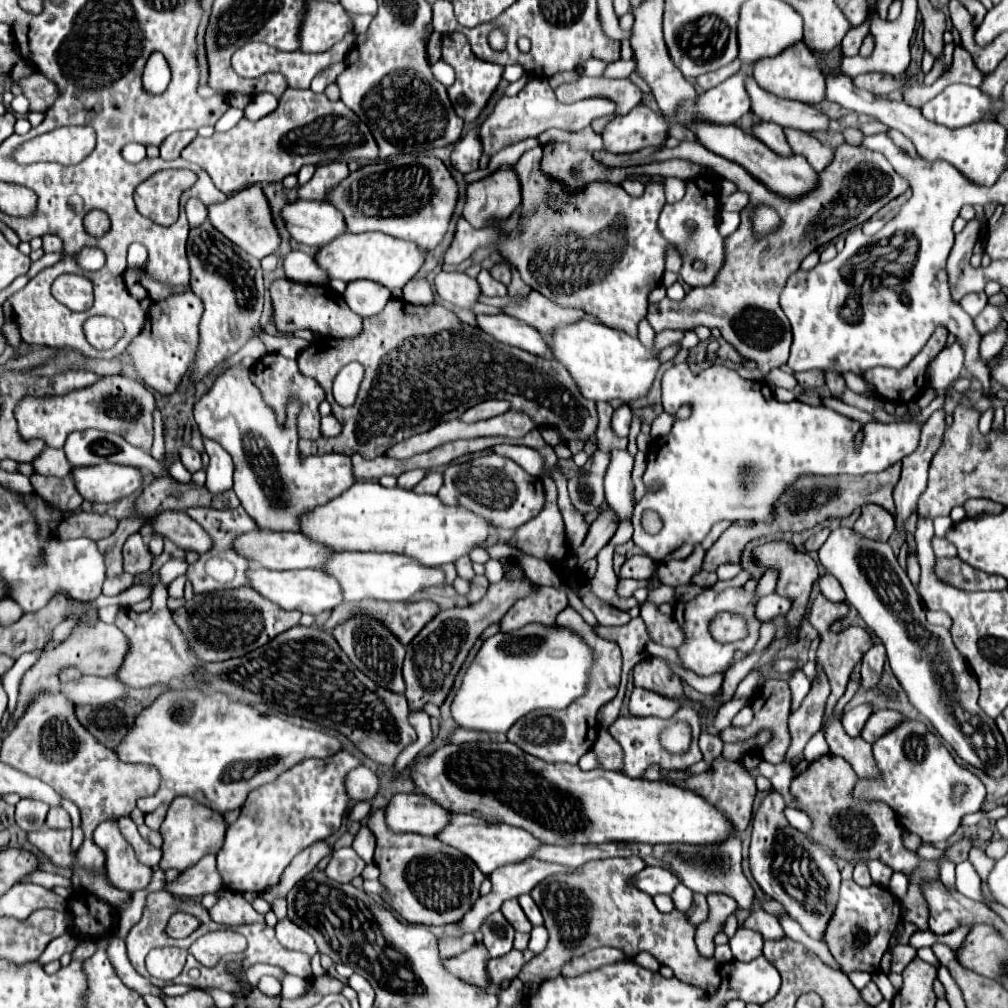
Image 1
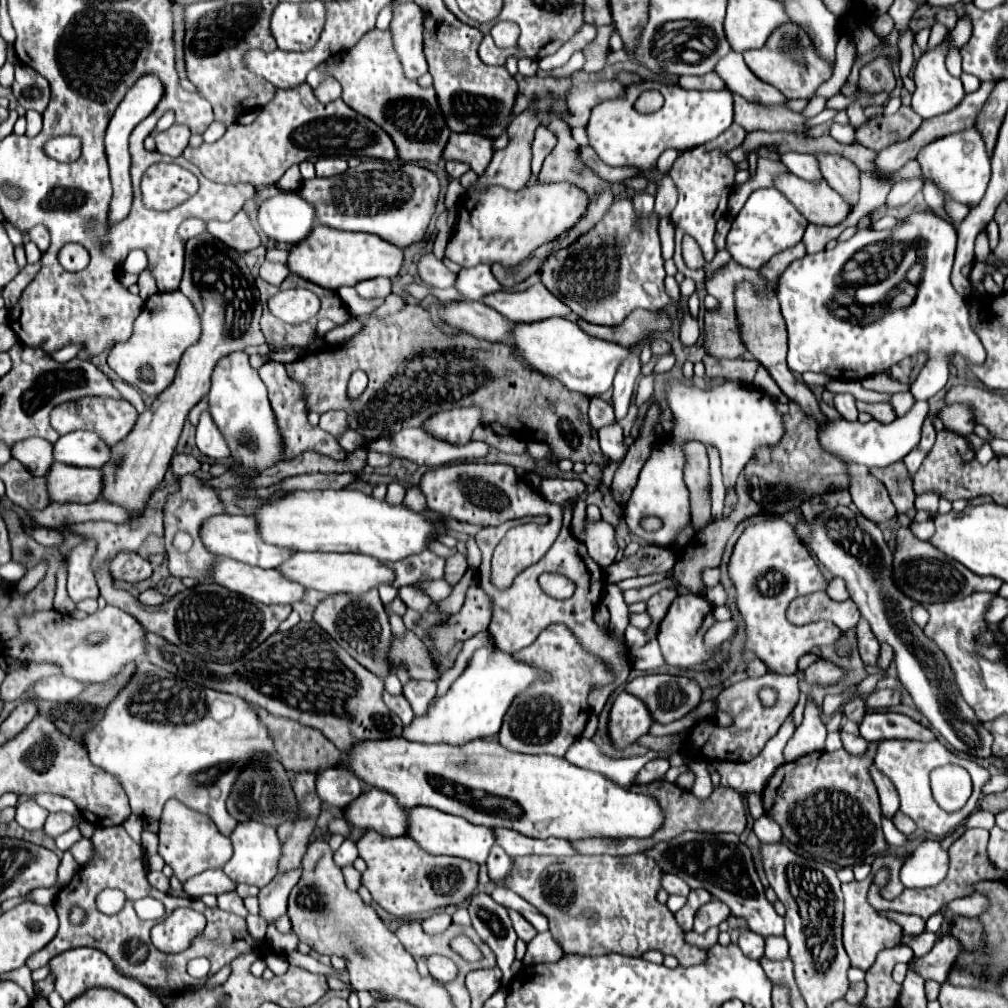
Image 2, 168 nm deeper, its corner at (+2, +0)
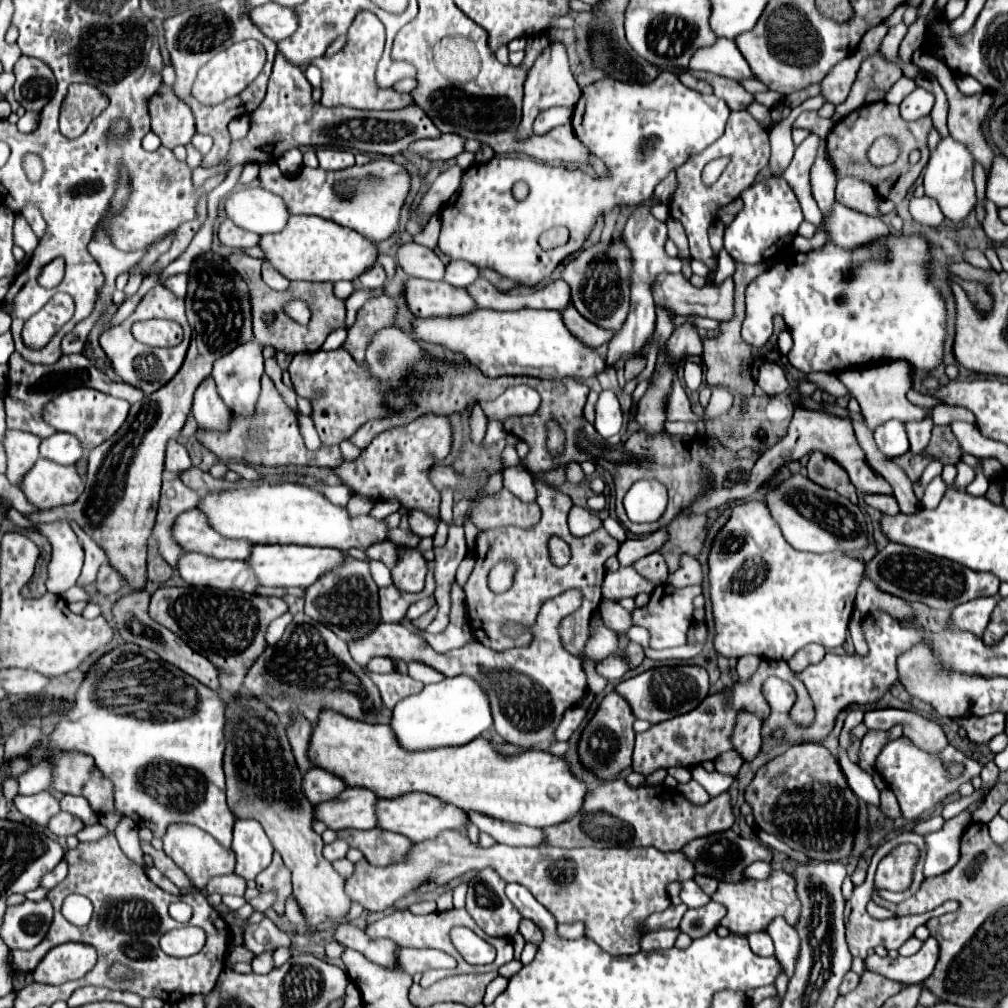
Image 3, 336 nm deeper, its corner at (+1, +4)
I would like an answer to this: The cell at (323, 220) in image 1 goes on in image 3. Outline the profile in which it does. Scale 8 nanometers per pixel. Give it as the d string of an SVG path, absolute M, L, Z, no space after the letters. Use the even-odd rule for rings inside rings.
M262 187L234 191L226 199L226 213L238 227L258 235L280 233L290 219L284 199Z

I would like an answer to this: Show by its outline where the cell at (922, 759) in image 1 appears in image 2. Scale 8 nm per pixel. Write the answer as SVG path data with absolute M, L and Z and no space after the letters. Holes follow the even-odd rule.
M881 741L879 743L879 749L877 749L877 755L875 755L875 767L879 767L879 771L883 771L883 775L887 775L897 793L899 793L899 799L901 799L901 811L905 815L909 815L919 829L935 835L937 839L949 835L951 831L955 831L955 827L959 827L969 815L971 811L977 807L977 801L981 797L981 785L989 779L989 771L983 769L981 765L977 765L975 761L969 761L969 759L963 759L959 755L955 755L953 751L949 751L947 747L943 747L939 741L931 741L931 743L921 743L921 741ZM945 763L955 763L955 765L961 765L969 771L971 779L973 779L973 793L967 801L967 805L959 811L953 811L953 813L947 813L943 811L933 795L931 795L931 787L929 787L929 773L939 767L939 765L945 765Z

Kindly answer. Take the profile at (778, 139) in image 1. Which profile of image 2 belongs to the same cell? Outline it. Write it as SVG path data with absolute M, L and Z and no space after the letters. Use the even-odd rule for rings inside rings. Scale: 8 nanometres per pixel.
M783 153L781 161L789 167L789 171L801 179L807 179L809 183L821 183L823 175L819 171L819 161L815 155L803 155L803 153Z

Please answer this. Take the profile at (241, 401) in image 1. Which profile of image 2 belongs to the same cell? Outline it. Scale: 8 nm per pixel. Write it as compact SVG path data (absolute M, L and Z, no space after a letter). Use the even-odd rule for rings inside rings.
M235 351L215 365L209 391L209 413L215 419L219 431L225 435L231 457L243 467L263 471L281 461L283 443L275 425L275 415L267 399L267 387L259 379L257 371L249 365L245 351Z

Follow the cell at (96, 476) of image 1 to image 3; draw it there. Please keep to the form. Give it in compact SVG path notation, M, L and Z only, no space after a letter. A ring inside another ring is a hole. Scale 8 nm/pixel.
M38 459L20 489L38 509L52 509L74 503L84 491L84 479L74 465L64 467L50 459Z

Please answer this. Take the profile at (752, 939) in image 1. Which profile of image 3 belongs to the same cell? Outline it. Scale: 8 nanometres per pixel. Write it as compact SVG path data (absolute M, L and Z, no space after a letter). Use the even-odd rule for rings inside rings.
M764 931L750 933L750 935L748 935L748 941L750 941L750 949L752 949L756 955L762 955L762 957L770 957L770 955L774 955L772 939L770 939Z

